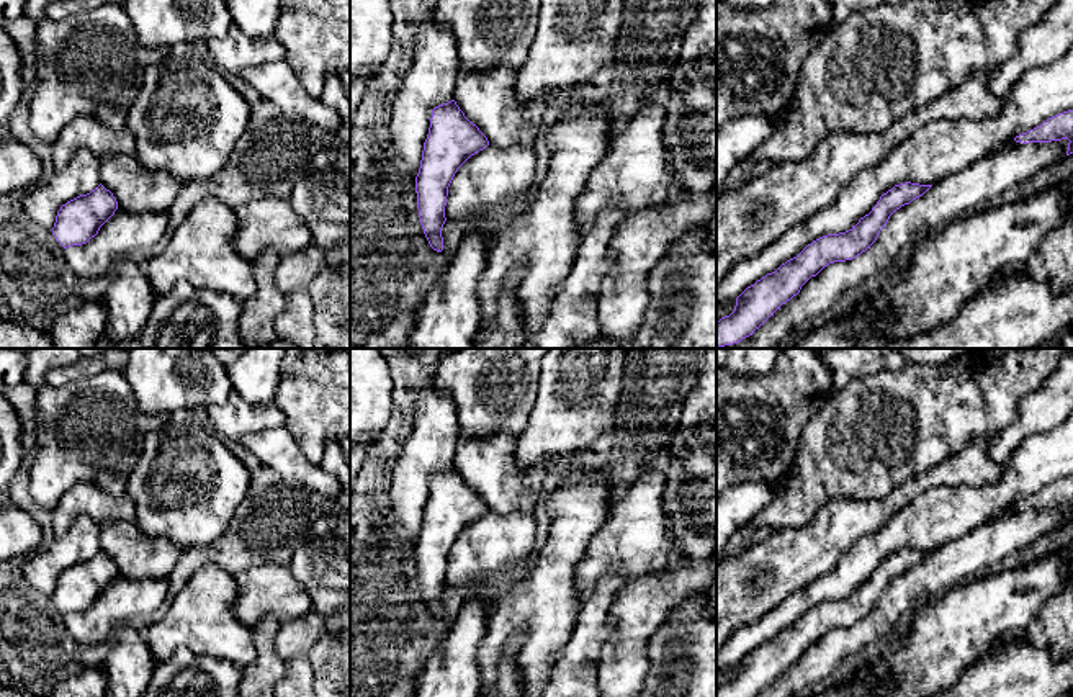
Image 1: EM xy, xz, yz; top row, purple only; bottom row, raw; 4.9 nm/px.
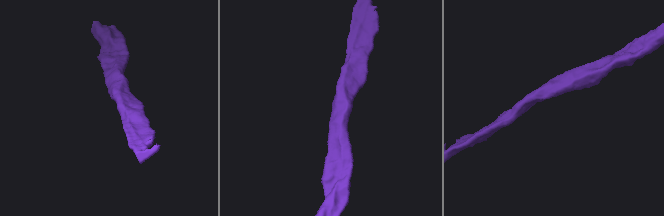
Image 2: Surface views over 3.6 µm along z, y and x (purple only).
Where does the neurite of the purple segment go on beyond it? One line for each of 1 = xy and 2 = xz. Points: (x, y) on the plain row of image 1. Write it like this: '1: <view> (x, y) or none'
1: none
2: none

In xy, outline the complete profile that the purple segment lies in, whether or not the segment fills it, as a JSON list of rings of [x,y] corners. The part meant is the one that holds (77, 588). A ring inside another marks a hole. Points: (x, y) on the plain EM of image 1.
[[[100,550],[90,560],[61,573],[51,596],[52,602],[64,615],[87,610],[116,576],[116,564]]]

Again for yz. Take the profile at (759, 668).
[[[900,550],[883,560],[869,581],[846,599],[823,602],[808,610],[797,623],[782,630],[748,653],[738,664],[734,677],[716,687],[716,697],[756,697],[782,671],[797,663],[801,653],[834,628],[852,627],[877,607],[890,582],[932,551]]]

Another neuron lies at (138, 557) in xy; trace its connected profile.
[[[111,520],[100,527],[100,548],[128,579],[167,578],[182,551],[167,538],[146,537],[134,522]]]

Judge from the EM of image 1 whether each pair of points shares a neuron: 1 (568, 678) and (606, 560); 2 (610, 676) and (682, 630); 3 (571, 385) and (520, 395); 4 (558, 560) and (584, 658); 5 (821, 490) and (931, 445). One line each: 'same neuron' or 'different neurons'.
1: different neurons
2: different neurons
3: different neurons
4: different neurons
5: same neuron

